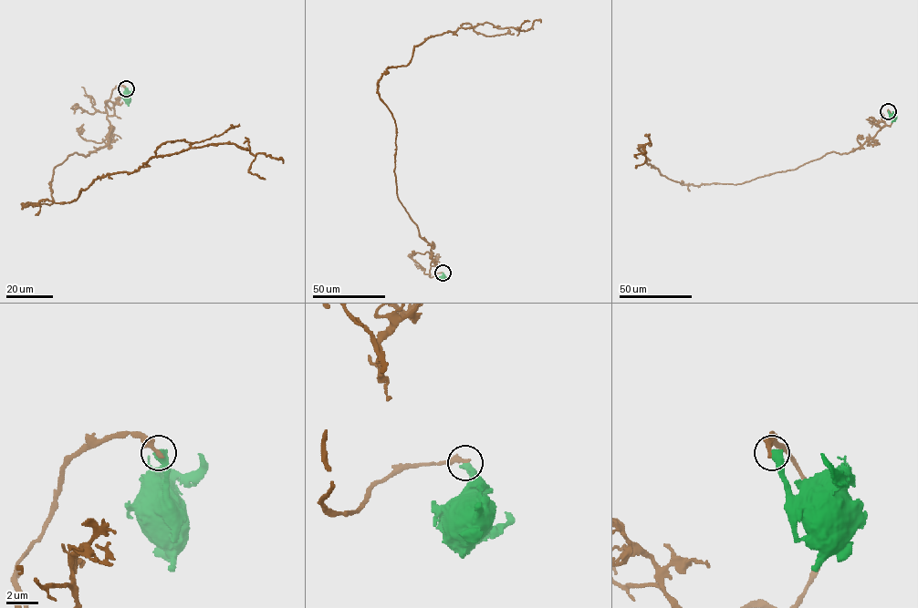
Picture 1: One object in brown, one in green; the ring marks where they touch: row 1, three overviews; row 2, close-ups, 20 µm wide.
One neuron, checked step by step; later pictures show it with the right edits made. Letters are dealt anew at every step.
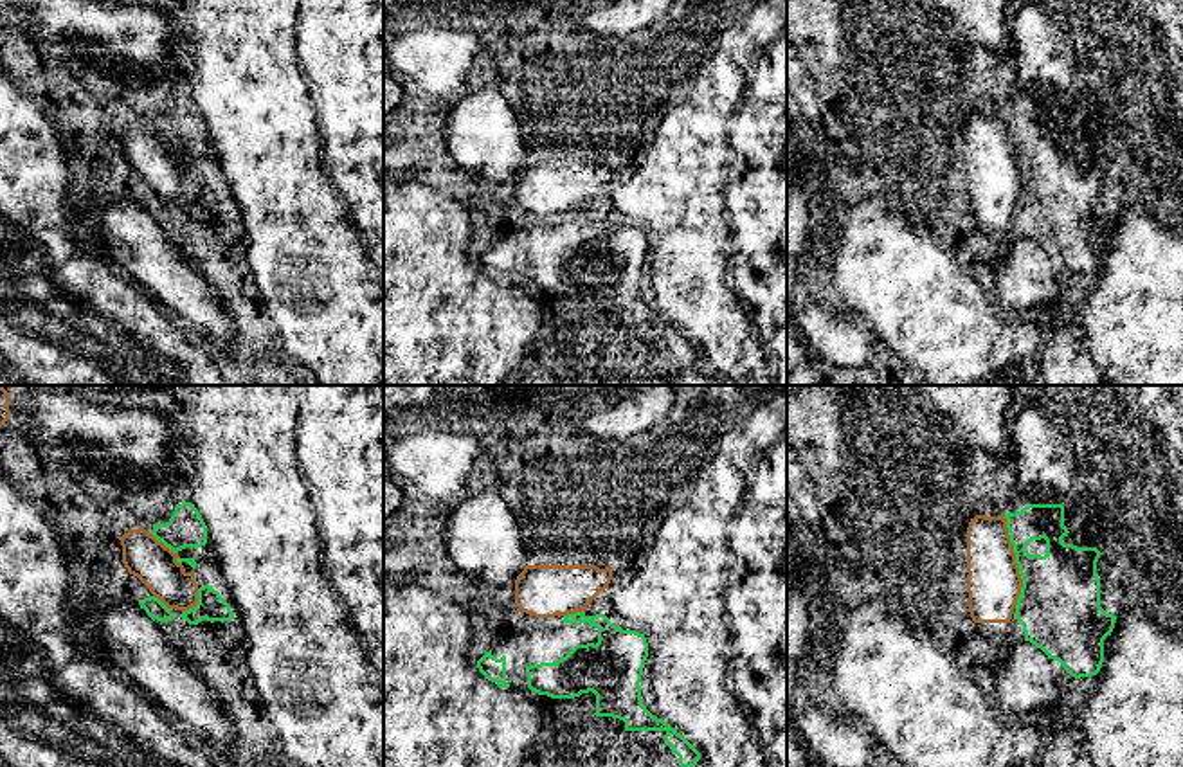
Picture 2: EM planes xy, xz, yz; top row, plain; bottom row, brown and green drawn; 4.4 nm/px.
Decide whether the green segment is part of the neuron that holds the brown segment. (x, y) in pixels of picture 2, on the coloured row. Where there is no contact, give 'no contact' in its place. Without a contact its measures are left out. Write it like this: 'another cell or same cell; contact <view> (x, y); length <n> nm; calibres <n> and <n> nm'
another cell; contact yz (1014, 560); length 420 nm; calibres 240 and 360 nm

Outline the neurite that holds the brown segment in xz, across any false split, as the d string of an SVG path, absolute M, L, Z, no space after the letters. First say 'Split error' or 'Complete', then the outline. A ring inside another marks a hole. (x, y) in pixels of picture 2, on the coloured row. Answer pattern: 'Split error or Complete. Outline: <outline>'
Complete. Outline: M526 565L515 582L515 607L535 618L585 612L612 580L612 567Z

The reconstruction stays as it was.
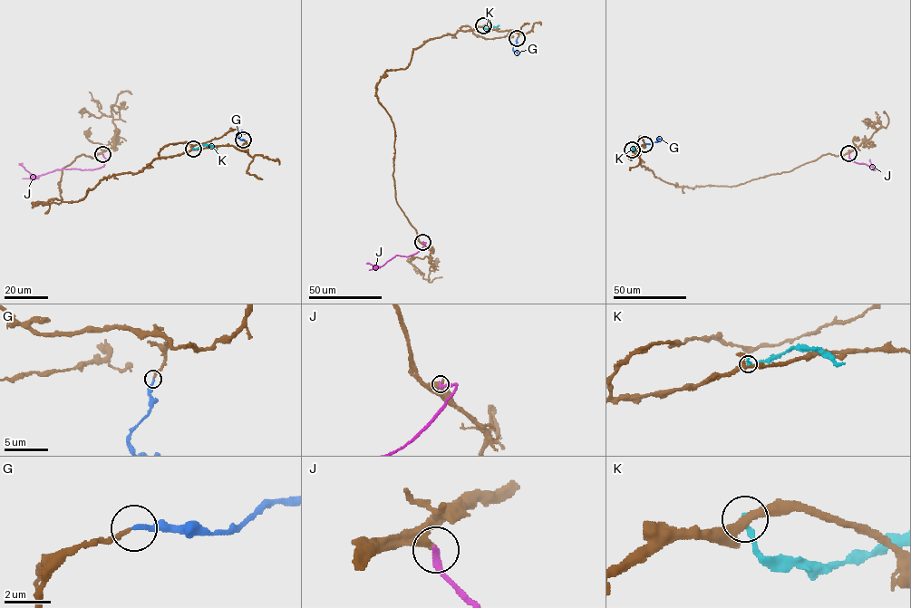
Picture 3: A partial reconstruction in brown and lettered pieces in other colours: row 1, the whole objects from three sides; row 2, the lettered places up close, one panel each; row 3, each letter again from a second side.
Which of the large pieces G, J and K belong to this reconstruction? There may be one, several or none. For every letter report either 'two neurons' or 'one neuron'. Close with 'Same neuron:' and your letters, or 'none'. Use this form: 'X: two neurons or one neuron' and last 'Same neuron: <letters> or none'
G: one neuron
J: two neurons
K: two neurons
Same neuron: G

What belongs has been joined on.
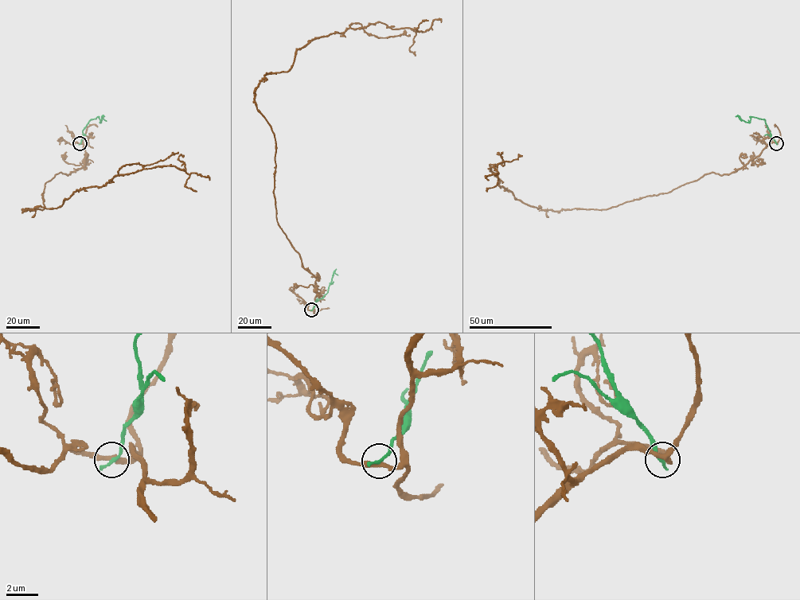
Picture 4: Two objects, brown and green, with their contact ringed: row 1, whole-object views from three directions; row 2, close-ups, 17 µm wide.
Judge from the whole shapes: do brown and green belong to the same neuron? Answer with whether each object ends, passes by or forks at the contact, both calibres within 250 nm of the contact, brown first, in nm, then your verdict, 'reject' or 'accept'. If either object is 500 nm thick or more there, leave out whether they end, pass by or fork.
brown passes by | green ends | 280/240 nm | reject

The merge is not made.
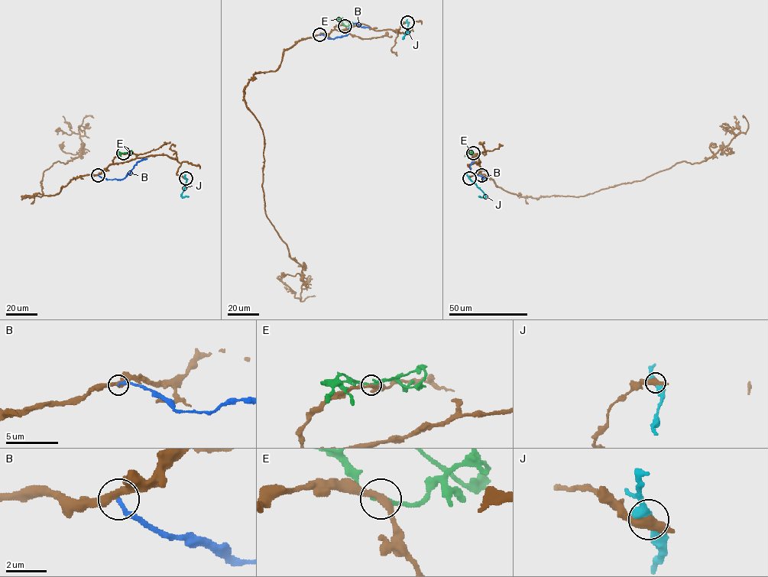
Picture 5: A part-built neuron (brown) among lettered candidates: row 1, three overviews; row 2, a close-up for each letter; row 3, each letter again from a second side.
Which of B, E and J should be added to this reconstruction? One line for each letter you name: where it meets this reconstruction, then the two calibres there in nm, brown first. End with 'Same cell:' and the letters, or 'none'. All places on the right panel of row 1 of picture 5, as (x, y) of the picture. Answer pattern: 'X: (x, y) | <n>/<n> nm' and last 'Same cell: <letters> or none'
Same cell: none

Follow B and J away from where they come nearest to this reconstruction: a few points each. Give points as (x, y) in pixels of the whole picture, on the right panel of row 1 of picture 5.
B: (481, 175), (486, 179), (470, 169), (470, 165), (474, 158)
J: (469, 178), (484, 195), (478, 196)

